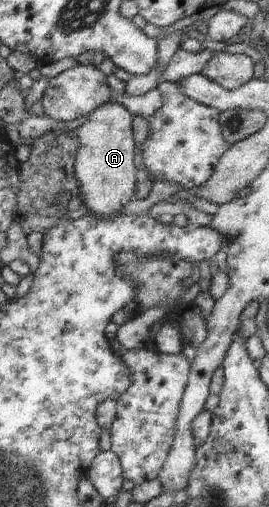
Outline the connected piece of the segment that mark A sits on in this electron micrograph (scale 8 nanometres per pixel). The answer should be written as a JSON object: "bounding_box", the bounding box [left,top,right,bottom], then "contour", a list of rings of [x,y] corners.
{"bounding_box":[76,103,141,219],"contour":[[[105,103],[76,131],[81,143],[76,156],[76,175],[82,199],[90,214],[99,219],[110,219],[137,195],[135,190],[141,166],[135,161],[137,146],[133,140],[133,113],[123,105]]]}

